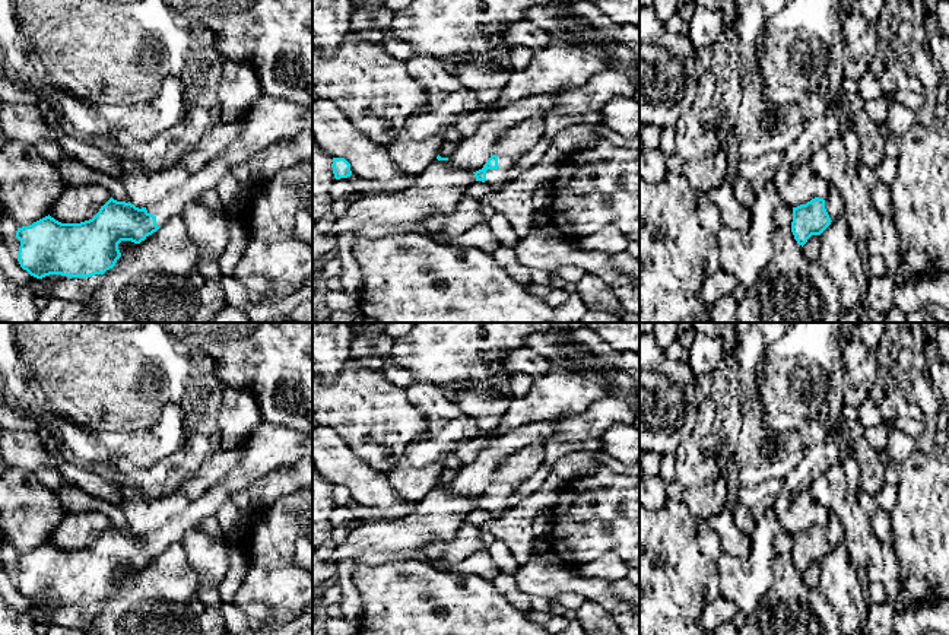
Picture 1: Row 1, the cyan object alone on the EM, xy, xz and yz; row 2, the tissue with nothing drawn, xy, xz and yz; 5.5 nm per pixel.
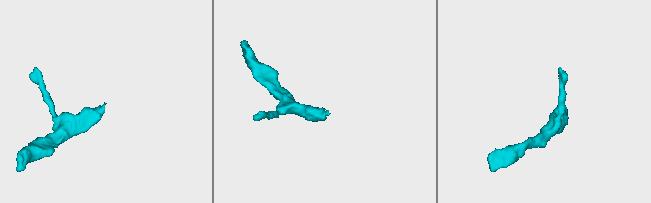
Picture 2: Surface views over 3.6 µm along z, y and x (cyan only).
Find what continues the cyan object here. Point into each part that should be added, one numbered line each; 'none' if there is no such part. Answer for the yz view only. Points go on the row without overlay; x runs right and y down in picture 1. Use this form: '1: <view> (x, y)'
none

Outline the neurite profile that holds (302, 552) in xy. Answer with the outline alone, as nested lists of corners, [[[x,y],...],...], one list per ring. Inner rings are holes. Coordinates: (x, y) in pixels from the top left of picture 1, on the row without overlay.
[[[301,537],[296,540],[293,556],[298,566],[304,568],[312,575],[312,543],[308,539]]]

